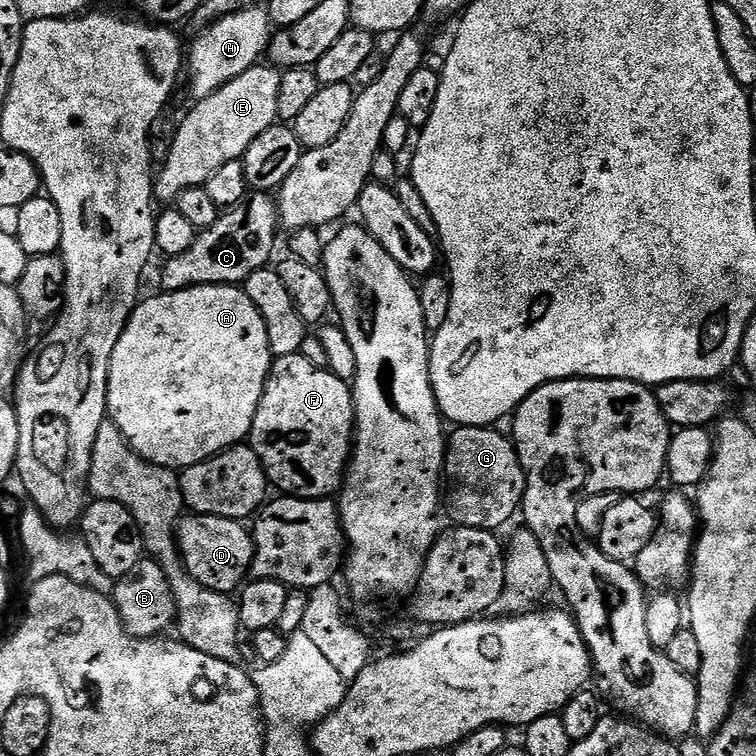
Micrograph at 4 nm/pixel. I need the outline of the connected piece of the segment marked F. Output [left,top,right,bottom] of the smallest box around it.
[250,354,356,500]

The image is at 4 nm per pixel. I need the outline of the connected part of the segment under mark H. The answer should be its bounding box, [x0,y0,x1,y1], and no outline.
[186,6,274,101]

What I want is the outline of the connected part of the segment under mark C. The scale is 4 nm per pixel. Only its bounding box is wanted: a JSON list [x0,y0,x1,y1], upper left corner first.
[163,192,280,292]

